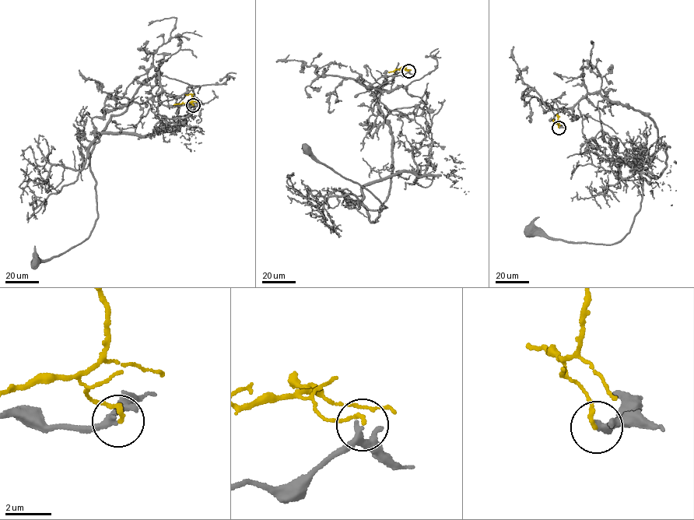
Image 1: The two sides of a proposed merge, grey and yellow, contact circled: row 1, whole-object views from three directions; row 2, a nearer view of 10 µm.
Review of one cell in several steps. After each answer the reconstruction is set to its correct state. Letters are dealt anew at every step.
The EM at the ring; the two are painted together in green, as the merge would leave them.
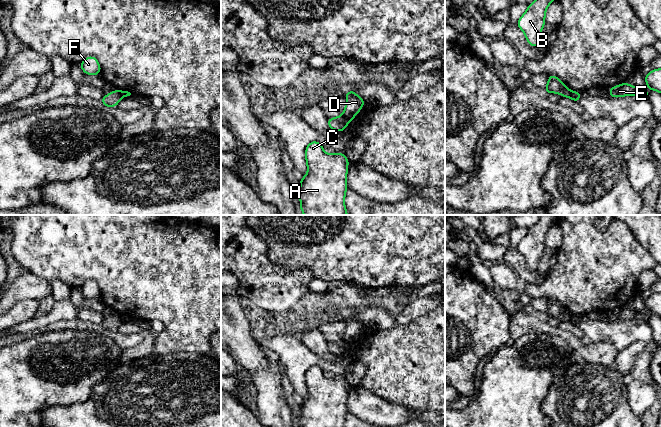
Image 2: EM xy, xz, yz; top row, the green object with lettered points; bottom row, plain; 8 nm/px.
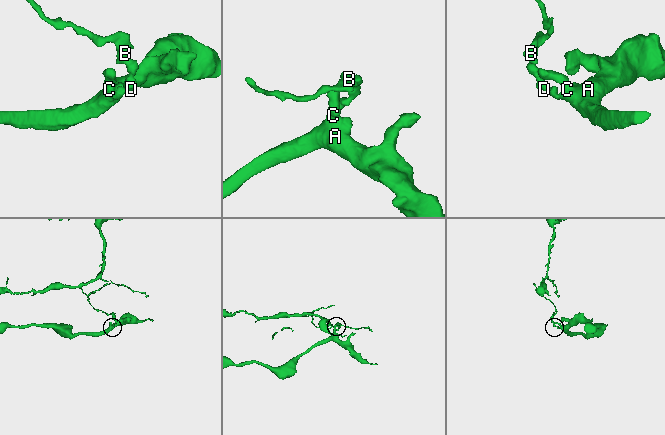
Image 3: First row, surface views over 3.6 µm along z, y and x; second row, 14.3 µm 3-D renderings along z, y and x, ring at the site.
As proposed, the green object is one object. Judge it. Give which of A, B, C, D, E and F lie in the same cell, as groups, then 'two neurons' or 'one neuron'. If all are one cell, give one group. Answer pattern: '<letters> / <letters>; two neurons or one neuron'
A C E F / B D; two neurons

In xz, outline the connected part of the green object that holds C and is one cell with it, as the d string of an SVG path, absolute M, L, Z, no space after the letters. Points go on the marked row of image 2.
M311 141L305 149L308 174L300 180L300 210L304 215L348 215L344 204L347 191L349 160L342 152L326 154L318 141Z

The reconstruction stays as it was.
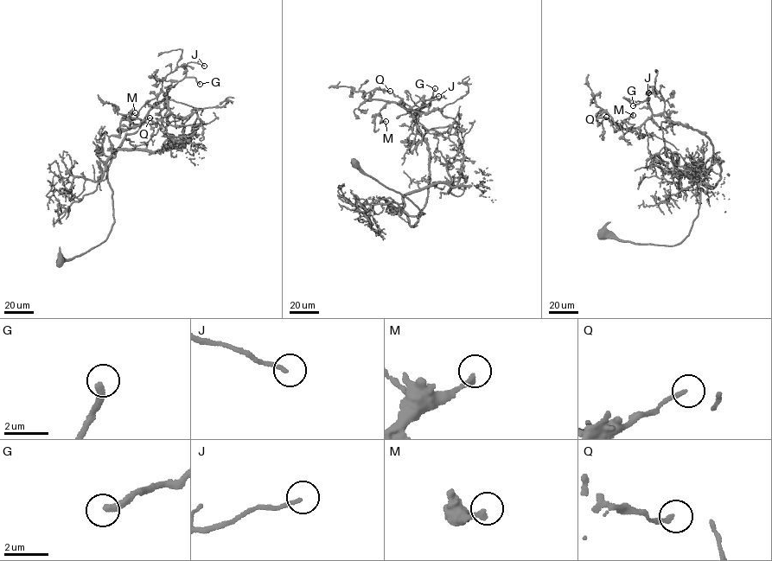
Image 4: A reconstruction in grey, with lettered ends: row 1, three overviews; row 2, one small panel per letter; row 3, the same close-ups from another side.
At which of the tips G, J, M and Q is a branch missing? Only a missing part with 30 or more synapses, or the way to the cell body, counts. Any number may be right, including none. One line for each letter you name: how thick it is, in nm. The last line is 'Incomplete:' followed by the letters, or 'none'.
G: calibre 320 nm
Incomplete: G

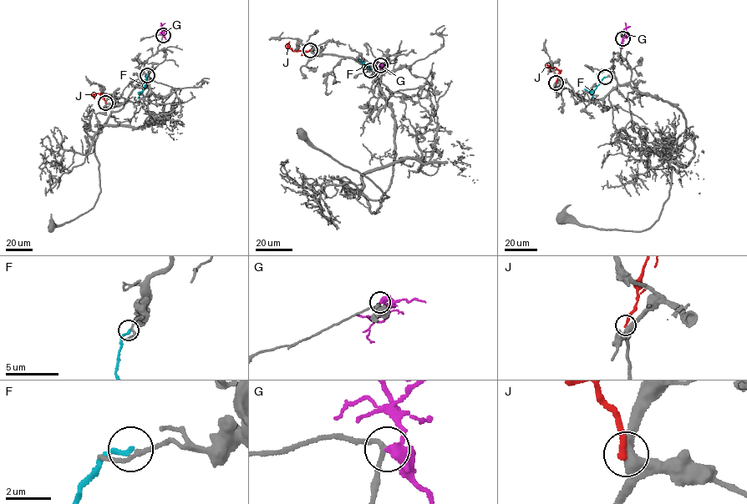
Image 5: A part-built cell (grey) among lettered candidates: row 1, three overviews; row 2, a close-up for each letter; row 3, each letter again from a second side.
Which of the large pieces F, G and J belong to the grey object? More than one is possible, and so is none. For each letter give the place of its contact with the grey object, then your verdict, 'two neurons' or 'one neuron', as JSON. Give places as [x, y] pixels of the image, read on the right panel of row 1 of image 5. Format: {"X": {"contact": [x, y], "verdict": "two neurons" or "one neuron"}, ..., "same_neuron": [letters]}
{"F": {"contact": [605, 77], "verdict": "two neurons"}, "G": {"contact": [622, 38], "verdict": "two neurons"}, "J": {"contact": [556, 83], "verdict": "two neurons"}, "same_neuron": []}

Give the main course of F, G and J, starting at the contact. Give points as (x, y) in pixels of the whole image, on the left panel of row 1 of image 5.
F: (147, 74), (142, 92), (138, 93)
G: (163, 35), (160, 26), (165, 22)
J: (105, 103), (101, 93), (95, 93)

